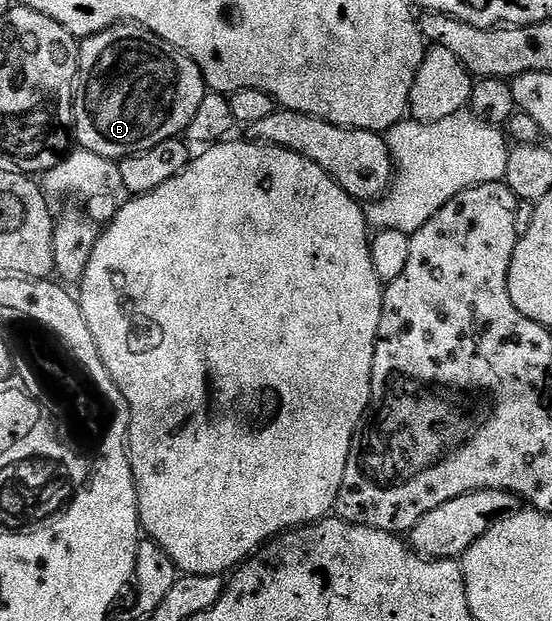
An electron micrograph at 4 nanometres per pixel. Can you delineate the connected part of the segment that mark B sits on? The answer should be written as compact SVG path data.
M132 23L112 25L111 28L104 29L101 33L84 38L80 42L77 54L77 71L79 80L75 86L75 100L73 102L73 132L76 144L82 149L95 151L95 155L103 155L115 162L120 162L122 157L130 157L136 153L151 151L151 147L155 147L172 137L181 137L191 123L191 119L195 119L195 111L199 111L199 103L203 103L207 92L207 86L199 67L186 53L181 53L163 39L156 37L150 29L143 29L141 26Z

